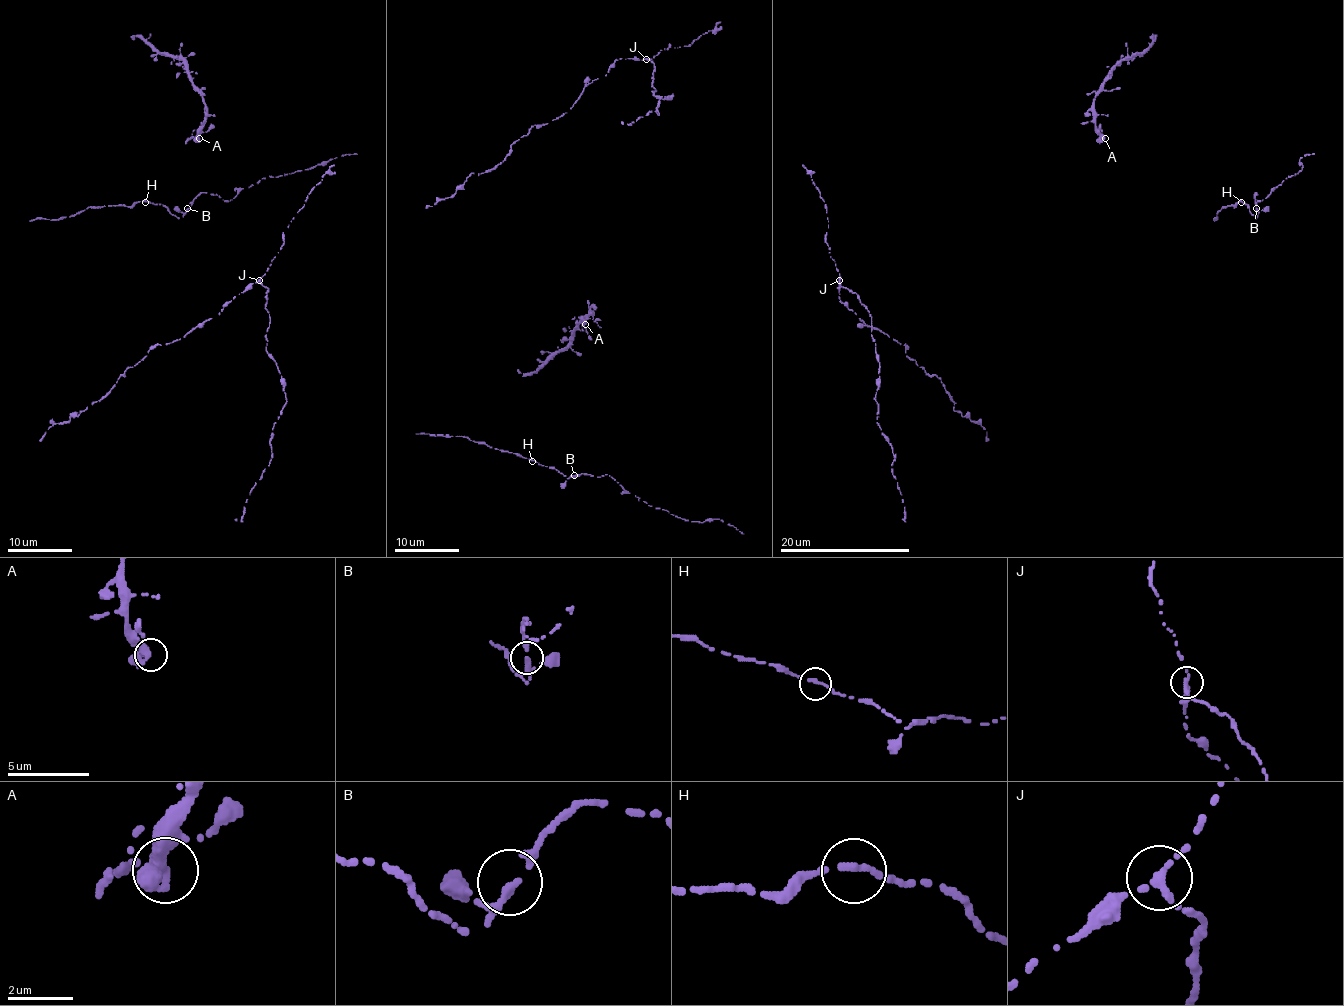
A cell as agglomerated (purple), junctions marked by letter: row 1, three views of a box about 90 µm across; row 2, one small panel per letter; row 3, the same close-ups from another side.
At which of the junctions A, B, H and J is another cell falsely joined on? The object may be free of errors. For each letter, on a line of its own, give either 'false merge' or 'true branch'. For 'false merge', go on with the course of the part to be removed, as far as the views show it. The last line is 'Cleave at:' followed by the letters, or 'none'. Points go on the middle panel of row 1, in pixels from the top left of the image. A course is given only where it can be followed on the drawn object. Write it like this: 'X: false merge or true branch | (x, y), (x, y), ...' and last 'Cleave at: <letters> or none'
A: true branch
B: true branch
H: true branch
J: false merge | (645, 59), (653, 64), (652, 95), (673, 95), (658, 100), (658, 113), (621, 121)
Cleave at: J

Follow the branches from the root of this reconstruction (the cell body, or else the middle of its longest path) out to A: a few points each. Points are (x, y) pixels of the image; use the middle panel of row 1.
A: (588, 300), (590, 314), (585, 324)

